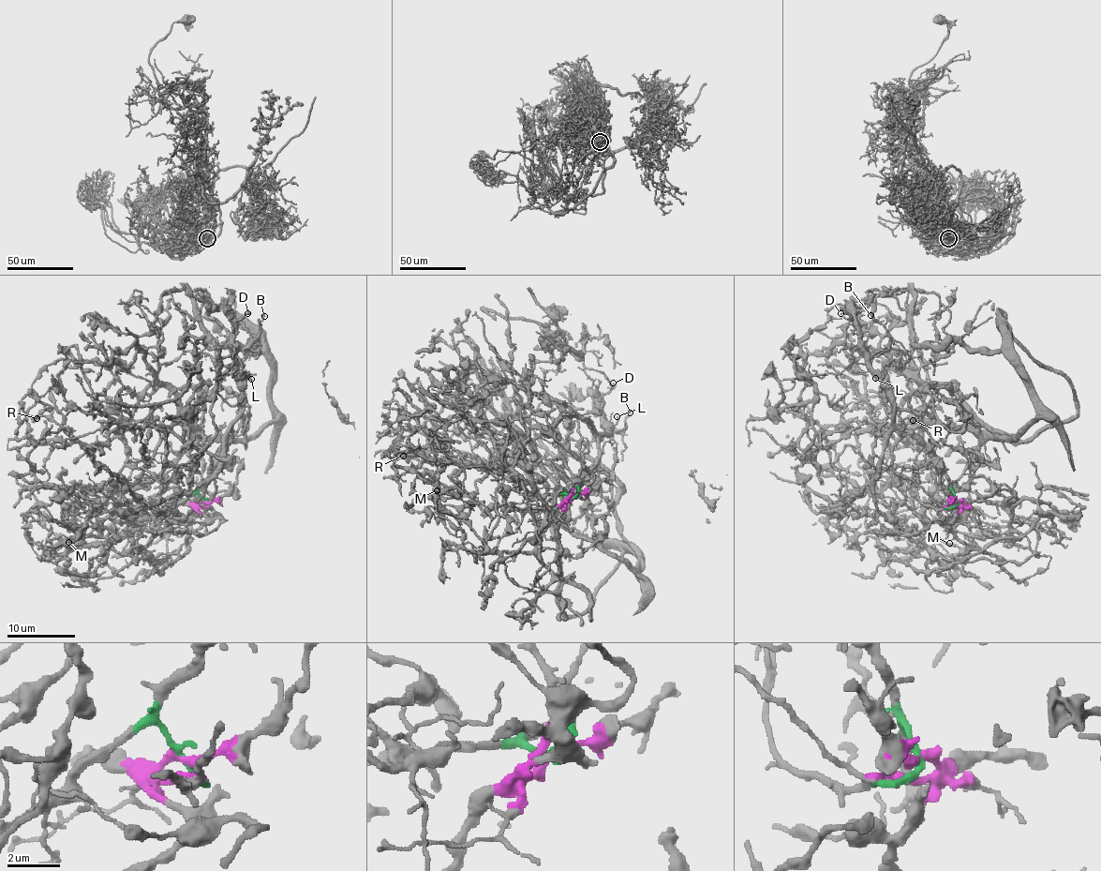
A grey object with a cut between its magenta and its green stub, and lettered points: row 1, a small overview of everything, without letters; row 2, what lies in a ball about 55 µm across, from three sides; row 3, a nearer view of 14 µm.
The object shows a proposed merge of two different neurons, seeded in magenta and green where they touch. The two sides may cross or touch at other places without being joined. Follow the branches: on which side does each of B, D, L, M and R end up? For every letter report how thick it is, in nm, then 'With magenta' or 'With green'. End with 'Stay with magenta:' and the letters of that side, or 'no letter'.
B: Thickness 120 nm. With green
D: Thickness 240 nm. With green
L: Thickness 120 nm. With green
M: Thickness 260 nm. With magenta
R: Thickness 360 nm. With magenta
Stay with magenta: M, R

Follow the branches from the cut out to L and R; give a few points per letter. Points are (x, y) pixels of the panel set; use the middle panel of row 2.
L: (572, 498), (565, 492), (579, 483), (580, 475), (594, 462), (601, 437), (605, 435), (617, 416)
R: (572, 498), (582, 461), (573, 414), (553, 473), (527, 442), (501, 468), (435, 448), (429, 460), (404, 456)

